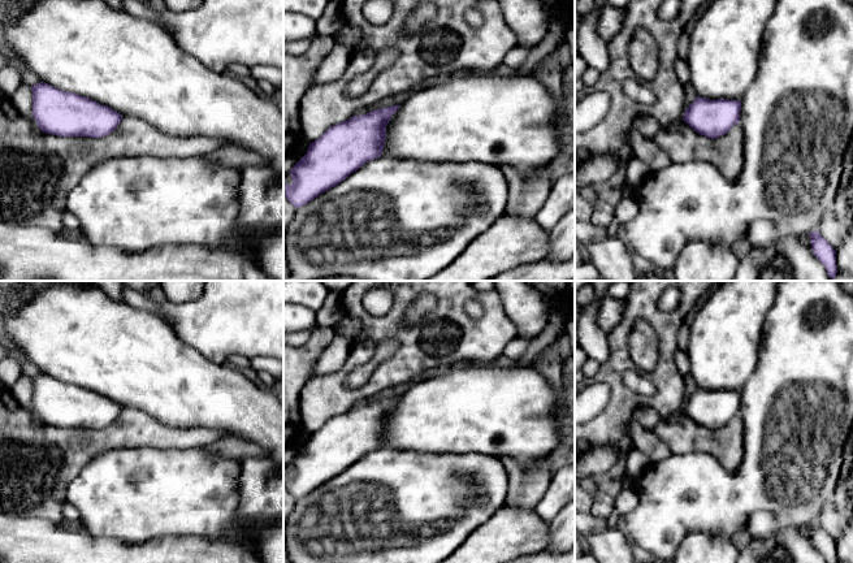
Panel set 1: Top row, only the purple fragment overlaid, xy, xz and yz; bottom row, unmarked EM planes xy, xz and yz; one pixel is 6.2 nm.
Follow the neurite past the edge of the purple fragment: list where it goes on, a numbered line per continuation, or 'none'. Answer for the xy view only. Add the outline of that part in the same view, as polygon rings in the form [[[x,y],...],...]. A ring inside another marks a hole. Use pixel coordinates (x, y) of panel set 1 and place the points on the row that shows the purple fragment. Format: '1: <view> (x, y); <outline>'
1: xy (86, 47); [[[40,0],[33,7],[27,8],[27,10],[18,17],[12,17],[8,9],[0,10],[0,23],[8,42],[8,52],[10,52],[16,59],[16,64],[26,66],[29,70],[36,74],[42,82],[46,82],[59,90],[95,100],[100,105],[108,105],[121,116],[140,118],[151,124],[155,129],[165,135],[177,138],[211,138],[221,142],[224,146],[233,144],[241,150],[257,153],[264,157],[263,166],[269,168],[273,172],[278,185],[283,187],[283,105],[281,104],[280,99],[265,98],[252,86],[252,83],[241,81],[228,73],[216,73],[204,66],[194,56],[187,55],[183,49],[181,49],[172,36],[160,26],[130,16],[126,12],[116,10],[104,0]]]

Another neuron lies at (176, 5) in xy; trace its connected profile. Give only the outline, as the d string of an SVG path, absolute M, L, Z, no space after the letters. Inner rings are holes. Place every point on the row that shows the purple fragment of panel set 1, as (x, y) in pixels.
M163 0L168 9L173 12L189 12L198 9L204 0Z

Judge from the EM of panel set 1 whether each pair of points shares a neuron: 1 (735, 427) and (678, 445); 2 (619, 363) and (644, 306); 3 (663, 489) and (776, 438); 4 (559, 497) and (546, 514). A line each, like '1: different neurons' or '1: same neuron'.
1: same neuron
2: same neuron
3: same neuron
4: same neuron

